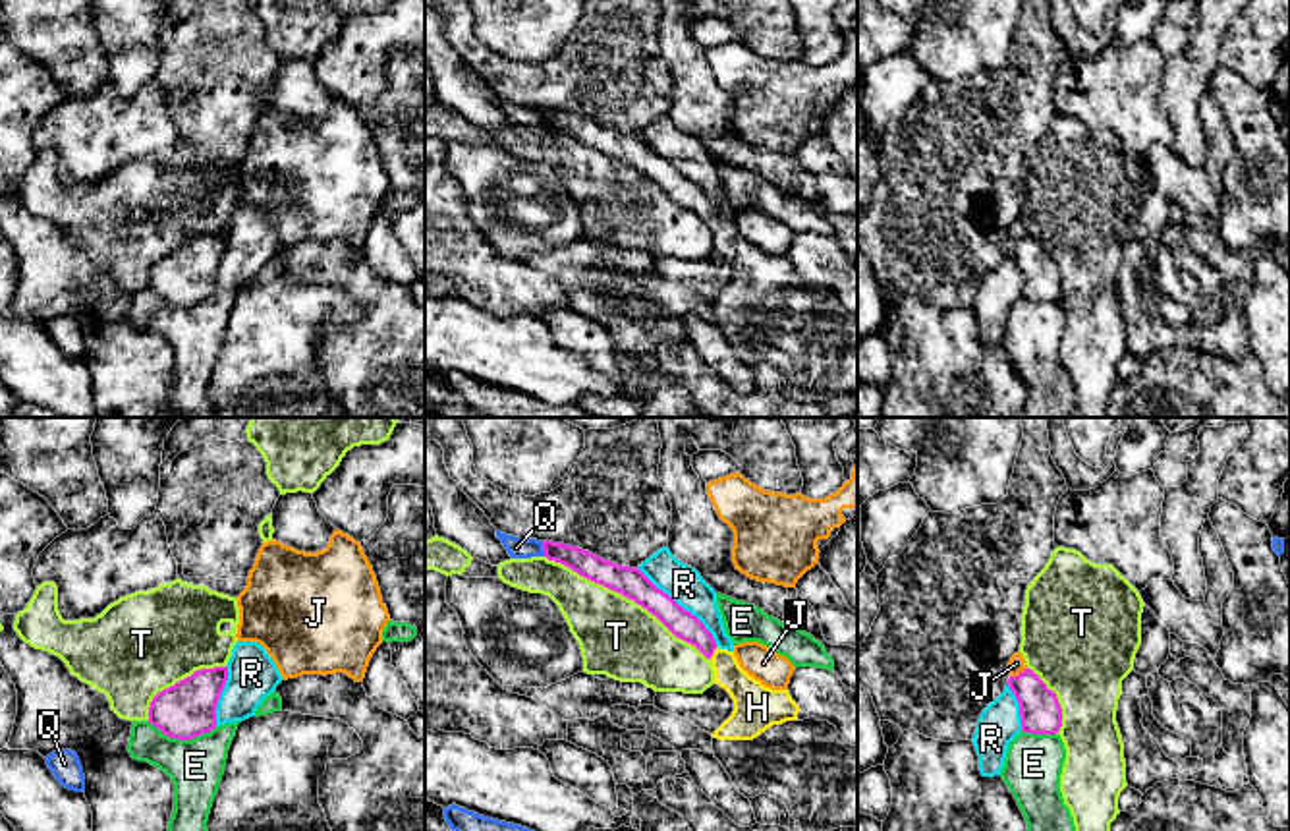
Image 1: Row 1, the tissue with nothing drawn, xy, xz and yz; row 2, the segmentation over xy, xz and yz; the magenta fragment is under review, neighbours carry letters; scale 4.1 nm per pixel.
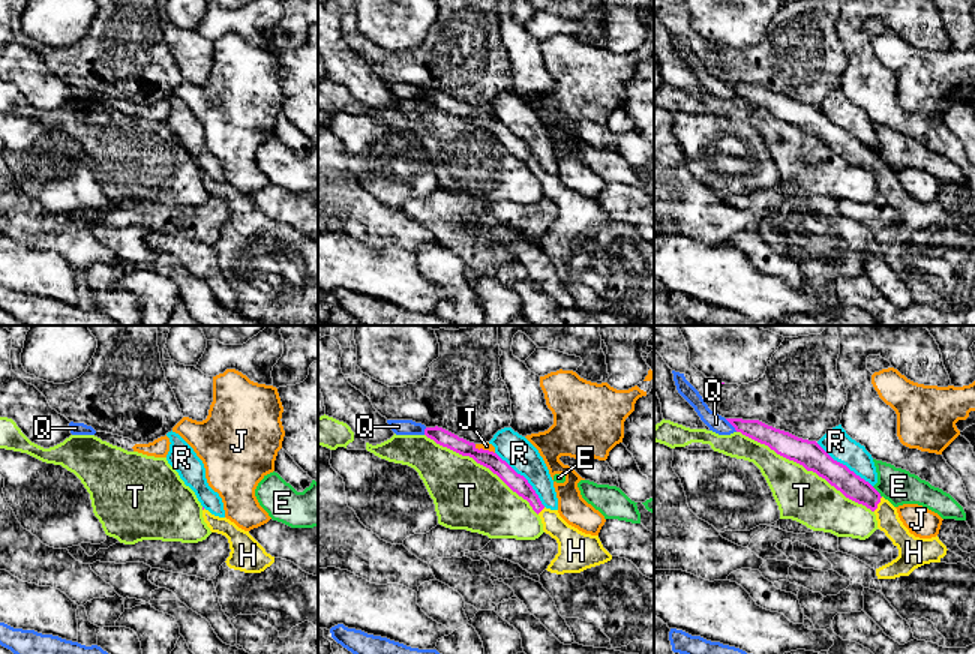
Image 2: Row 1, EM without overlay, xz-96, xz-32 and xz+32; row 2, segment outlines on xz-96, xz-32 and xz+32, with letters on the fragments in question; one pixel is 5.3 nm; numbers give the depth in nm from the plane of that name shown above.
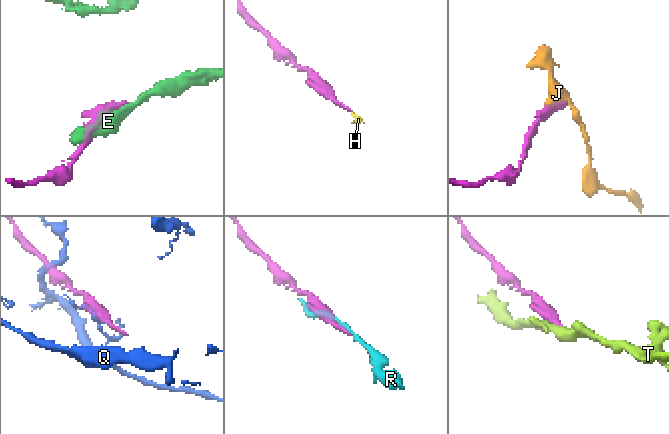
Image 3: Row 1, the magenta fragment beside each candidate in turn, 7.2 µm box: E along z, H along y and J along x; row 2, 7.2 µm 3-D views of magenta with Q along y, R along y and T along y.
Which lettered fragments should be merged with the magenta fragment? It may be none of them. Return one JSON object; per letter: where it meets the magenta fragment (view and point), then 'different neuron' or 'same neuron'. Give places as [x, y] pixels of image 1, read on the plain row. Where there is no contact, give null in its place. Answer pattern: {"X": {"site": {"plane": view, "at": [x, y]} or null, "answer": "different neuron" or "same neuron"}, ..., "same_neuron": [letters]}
{"E": {"site": {"plane": "xy", "at": [182, 306]}, "answer": "different neuron"}, "H": {"site": {"plane": "xz", "at": [713, 219]}, "answer": "same neuron"}, "J": {"site": {"plane": "yz", "at": [1020, 240]}, "answer": "different neuron"}, "Q": {"site": {"plane": "xz", "at": [543, 116]}, "answer": "different neuron"}, "R": {"site": {"plane": "xz", "at": [682, 174]}, "answer": "different neuron"}, "T": {"site": {"plane": "xz", "at": [628, 165]}, "answer": "different neuron"}, "same_neuron": ["H"]}

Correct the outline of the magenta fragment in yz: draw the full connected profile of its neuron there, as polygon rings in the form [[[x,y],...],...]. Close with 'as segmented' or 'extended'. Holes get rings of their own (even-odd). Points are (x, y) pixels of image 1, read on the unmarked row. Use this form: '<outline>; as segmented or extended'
[[[1031,236],[1008,245],[1020,271],[1022,298],[1031,301],[1056,301],[1062,294],[1058,265]]]; as segmented

